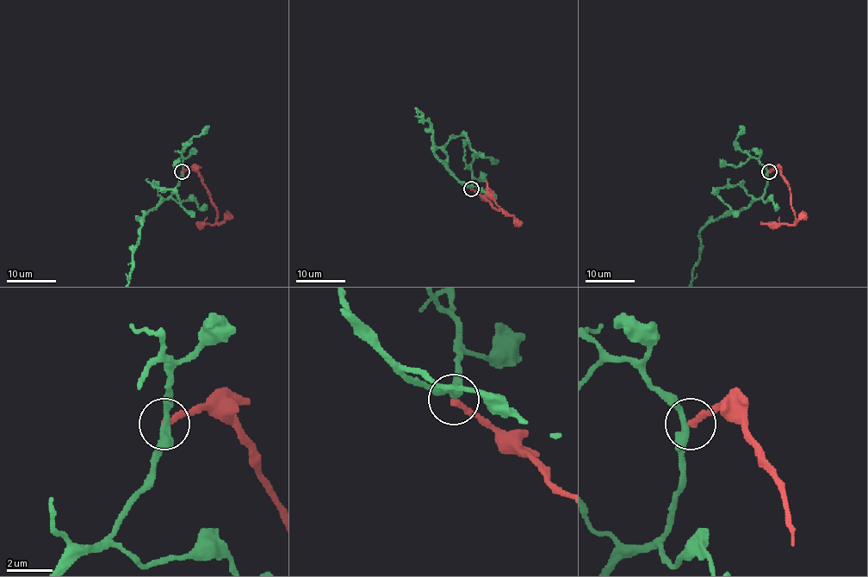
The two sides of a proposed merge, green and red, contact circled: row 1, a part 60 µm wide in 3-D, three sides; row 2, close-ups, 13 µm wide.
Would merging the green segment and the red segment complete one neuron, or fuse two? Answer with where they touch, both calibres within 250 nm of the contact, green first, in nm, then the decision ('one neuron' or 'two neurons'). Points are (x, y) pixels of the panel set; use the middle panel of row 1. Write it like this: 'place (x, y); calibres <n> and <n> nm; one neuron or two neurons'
place (471, 189); calibres 340 and 280 nm; two neurons

